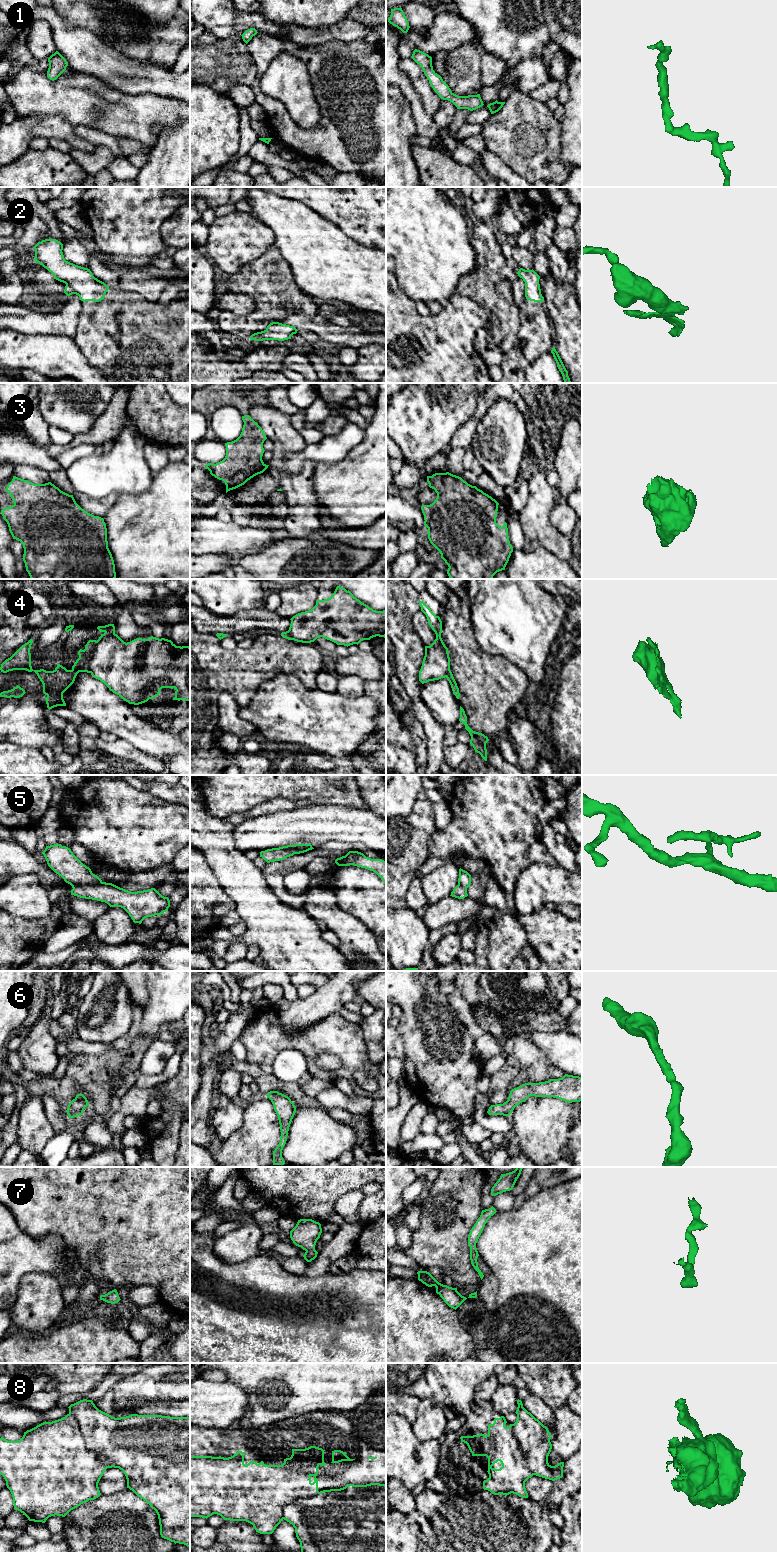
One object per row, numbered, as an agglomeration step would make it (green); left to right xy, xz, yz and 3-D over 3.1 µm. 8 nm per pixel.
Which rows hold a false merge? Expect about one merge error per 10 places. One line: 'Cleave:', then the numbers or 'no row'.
Cleave: 8

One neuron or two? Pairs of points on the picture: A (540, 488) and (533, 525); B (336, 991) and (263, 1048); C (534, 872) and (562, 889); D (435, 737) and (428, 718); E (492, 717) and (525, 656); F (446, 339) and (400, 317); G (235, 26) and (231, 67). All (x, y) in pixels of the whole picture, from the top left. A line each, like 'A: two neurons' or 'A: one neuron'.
A: one neuron
B: two neurons
C: one neuron
D: one neuron
E: two neurons
F: one neuron
G: two neurons

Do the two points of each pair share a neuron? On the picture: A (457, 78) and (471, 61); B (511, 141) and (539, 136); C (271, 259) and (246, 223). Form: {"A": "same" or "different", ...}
{"A": "same", "B": "same", "C": "different"}

